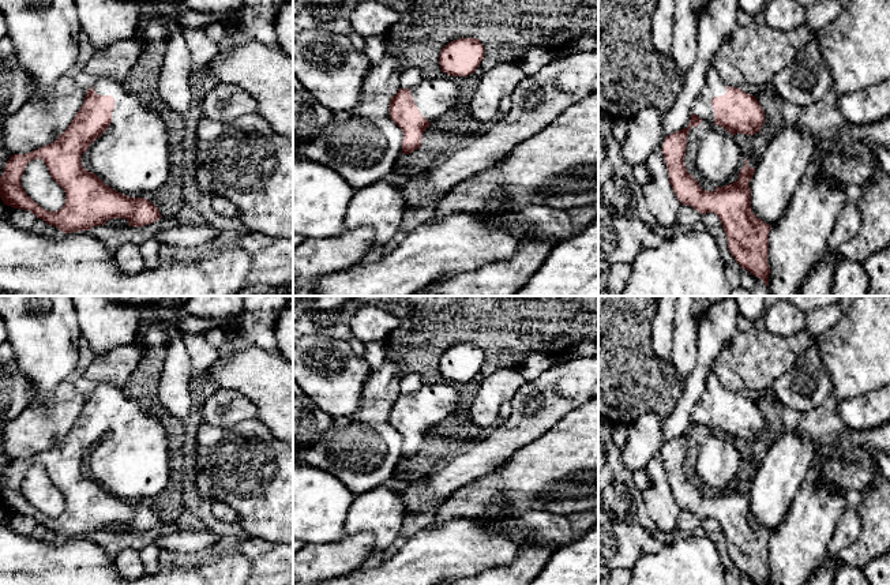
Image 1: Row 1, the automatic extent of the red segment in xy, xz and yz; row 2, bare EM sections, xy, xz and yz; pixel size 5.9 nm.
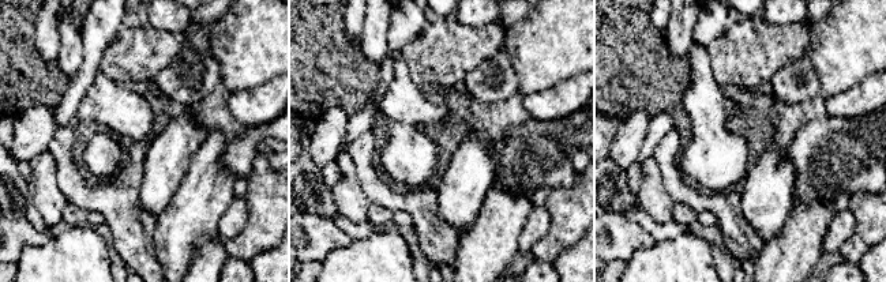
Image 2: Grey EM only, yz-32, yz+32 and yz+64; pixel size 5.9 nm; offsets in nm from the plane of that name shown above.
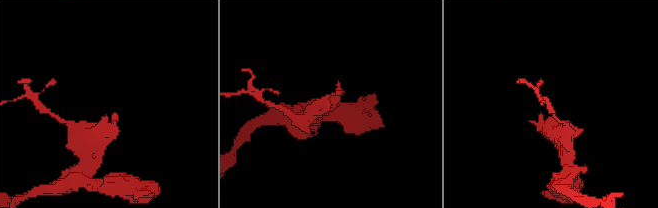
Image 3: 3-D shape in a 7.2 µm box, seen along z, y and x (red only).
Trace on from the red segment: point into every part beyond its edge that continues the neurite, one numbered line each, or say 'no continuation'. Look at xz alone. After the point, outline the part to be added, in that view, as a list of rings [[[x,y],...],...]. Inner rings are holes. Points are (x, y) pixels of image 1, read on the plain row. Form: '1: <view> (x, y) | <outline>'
1: xz (434, 402) | [[[423,385],[410,398],[417,415],[429,428],[462,409],[459,394],[451,385]]]

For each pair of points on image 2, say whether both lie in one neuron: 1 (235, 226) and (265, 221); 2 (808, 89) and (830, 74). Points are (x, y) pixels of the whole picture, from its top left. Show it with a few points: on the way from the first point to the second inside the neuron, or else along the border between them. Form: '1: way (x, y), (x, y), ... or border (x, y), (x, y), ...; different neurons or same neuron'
1: border (244, 196), (246, 225), (225, 244); different neurons
2: border (804, 53), (817, 74), (818, 94); different neurons

